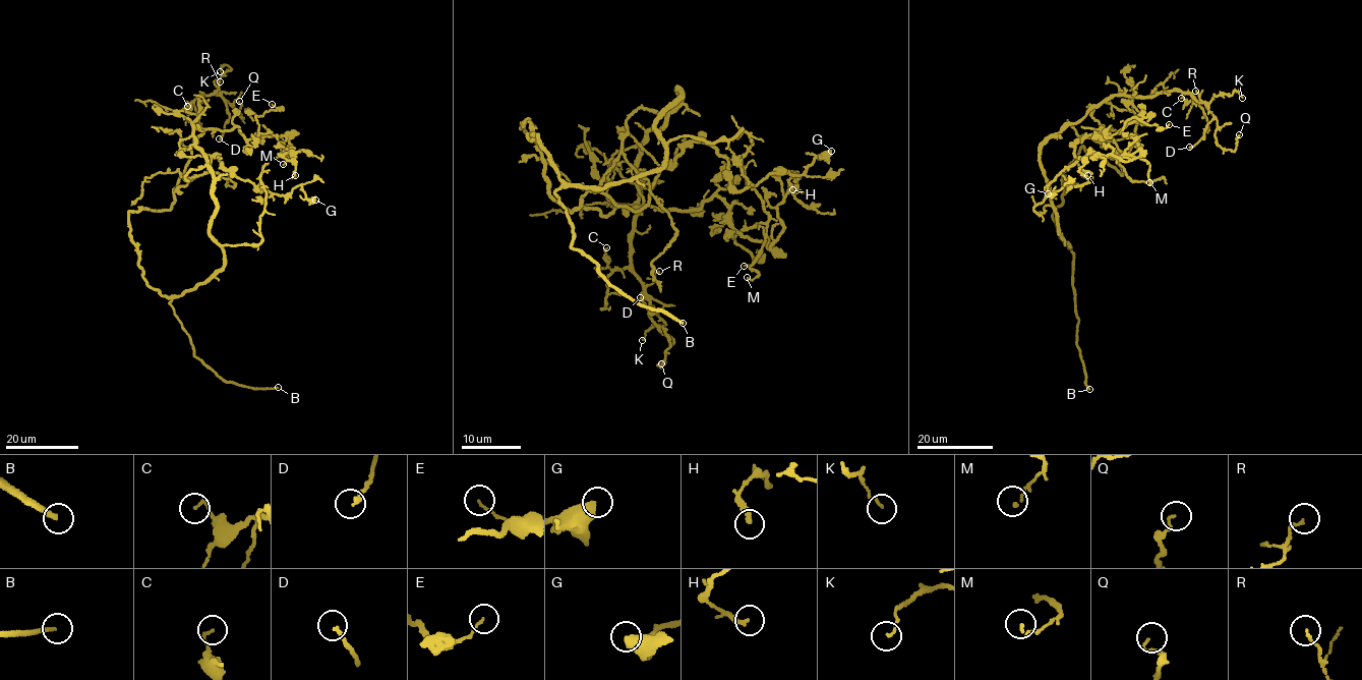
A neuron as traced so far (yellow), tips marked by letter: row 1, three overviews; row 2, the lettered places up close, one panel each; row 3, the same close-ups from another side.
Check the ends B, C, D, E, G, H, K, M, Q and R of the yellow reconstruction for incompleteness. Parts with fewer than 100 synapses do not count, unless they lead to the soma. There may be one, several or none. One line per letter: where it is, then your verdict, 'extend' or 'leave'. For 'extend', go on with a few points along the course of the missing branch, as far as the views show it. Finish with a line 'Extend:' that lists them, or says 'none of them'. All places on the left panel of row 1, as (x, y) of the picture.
B: at (278, 387); extend
C: at (187, 106); leave
D: at (219, 138); leave
E: at (272, 104); leave
G: at (315, 200); leave
H: at (295, 175); leave
K: at (220, 71); leave
M: at (283, 164); leave
Q: at (239, 101); leave
R: at (220, 81); leave
Extend: B

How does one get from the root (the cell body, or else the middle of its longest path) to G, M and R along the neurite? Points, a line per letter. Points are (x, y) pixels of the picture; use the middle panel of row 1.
G: (664, 113), (683, 91), (611, 157), (612, 212), (582, 207), (640, 211), (692, 142), (744, 191), (831, 151)
M: (664, 113), (655, 128), (666, 142), (751, 137), (744, 176), (768, 223), (750, 268), (759, 275), (747, 277)
R: (664, 113), (683, 91), (666, 123), (647, 132), (640, 147), (631, 233), (635, 275), (645, 285), (659, 271)

